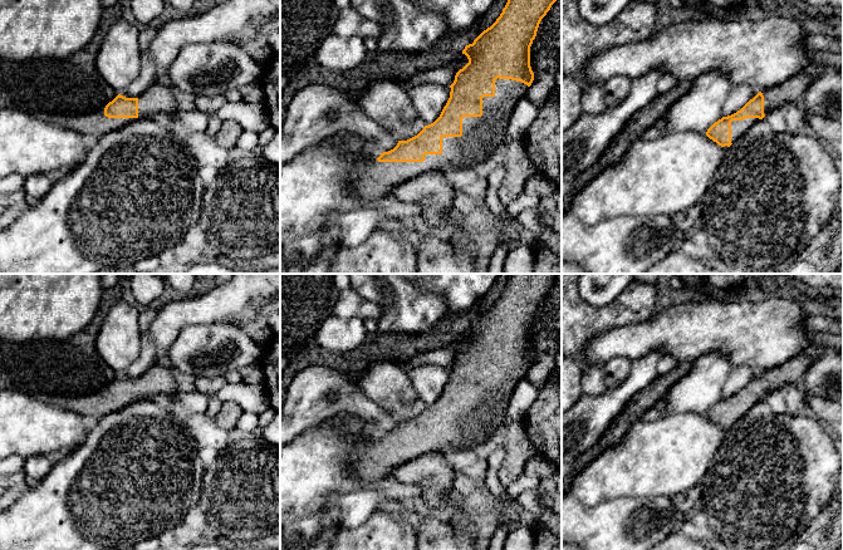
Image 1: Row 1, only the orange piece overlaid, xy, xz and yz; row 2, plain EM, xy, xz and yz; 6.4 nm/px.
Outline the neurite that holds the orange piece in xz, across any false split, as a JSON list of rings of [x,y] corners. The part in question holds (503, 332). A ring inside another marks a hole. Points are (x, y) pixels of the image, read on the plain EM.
[[[511,274],[496,303],[462,332],[469,344],[456,354],[440,398],[417,417],[398,422],[393,431],[381,434],[376,443],[363,448],[353,460],[352,480],[374,487],[407,461],[427,452],[446,456],[454,450],[475,450],[498,428],[510,424],[509,401],[534,362],[530,328],[541,300],[555,283],[557,274]]]

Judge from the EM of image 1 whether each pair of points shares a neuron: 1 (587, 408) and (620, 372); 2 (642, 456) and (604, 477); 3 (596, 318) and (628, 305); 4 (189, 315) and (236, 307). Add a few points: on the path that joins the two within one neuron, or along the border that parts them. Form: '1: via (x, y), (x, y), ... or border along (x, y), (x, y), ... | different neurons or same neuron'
1: border along (631, 369), (622, 382), (607, 388) | different neurons
2: via (633, 465), (628, 470), (613, 474) | same neuron
3: via (603, 318), (621, 312) | same neuron
4: via (200, 309), (225, 307) | same neuron

